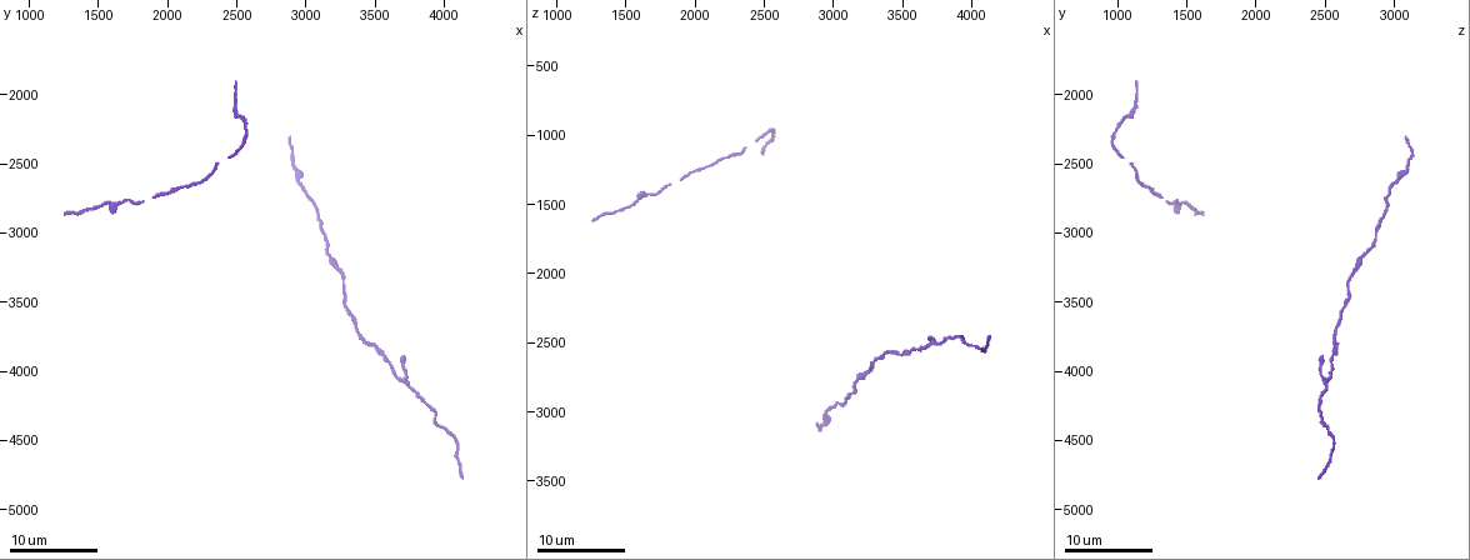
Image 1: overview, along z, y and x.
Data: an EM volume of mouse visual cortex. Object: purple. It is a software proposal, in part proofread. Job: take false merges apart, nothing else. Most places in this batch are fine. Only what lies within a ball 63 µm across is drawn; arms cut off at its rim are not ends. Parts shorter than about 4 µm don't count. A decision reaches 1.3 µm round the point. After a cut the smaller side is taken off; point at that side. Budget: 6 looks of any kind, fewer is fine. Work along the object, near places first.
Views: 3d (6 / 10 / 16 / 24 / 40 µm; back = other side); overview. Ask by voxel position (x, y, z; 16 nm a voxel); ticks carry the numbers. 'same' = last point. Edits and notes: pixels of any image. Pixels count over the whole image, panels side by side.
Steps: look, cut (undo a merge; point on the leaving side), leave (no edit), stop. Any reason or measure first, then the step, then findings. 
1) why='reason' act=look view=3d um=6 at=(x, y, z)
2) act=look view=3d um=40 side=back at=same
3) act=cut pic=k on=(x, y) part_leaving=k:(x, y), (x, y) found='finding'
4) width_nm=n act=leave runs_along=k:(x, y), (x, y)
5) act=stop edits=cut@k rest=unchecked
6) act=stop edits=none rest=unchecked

why='sudden change in width' act=look view=3d um=10 at=(3460, 3800, 2580)

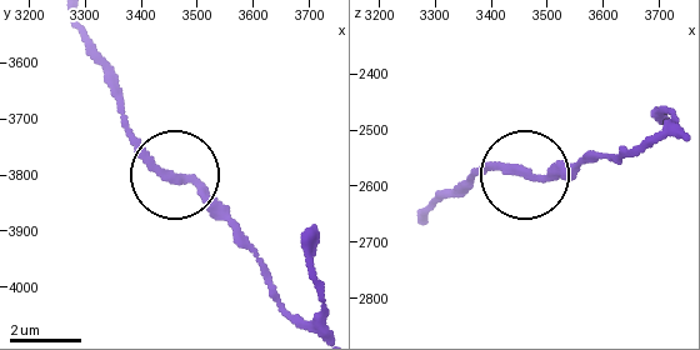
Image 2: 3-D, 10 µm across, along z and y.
why='from behind' act=look view=3d um=10 side=back at=(3450, 3800, 2570)

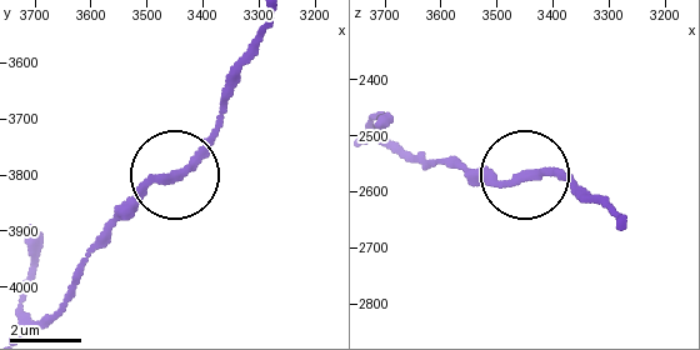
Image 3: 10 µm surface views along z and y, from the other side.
width_nm=220 act=leave runs_along=3:(270, 24), (210, 141), (106, 236) found='all the same neuron'

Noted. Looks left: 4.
why='calibre changes' act=look view=3d um=6 at=(3640, 4020, 2540)

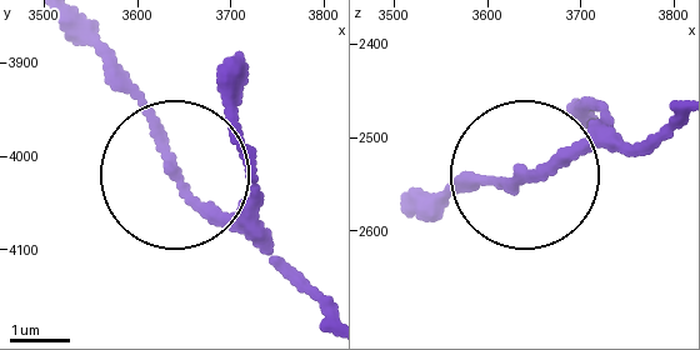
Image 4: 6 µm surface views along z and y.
why='from behind' act=look view=3d um=6 side=back at=(3650, 4030, 2540)

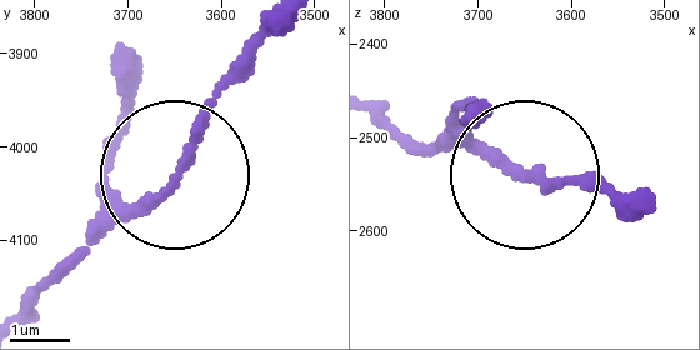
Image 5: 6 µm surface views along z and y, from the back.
act=leave runs_along=5:(286, 24), (226, 83), (196, 143), (68, 273) found='continuous, no second neuron'

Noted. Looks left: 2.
why='thick turns thin' act=look view=3d um=6 at=(3260, 3300, 2680)

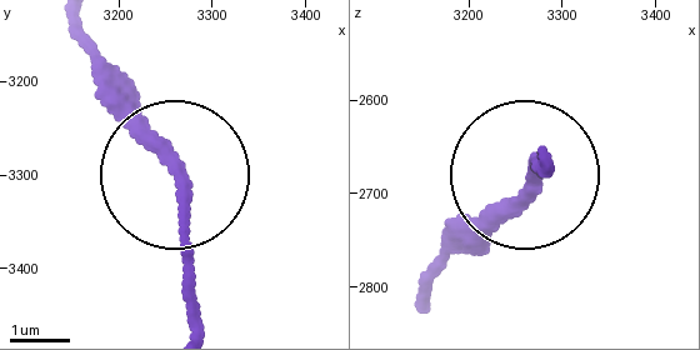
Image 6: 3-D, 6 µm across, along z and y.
act=look view=3d um=6 side=back at=(3260, 3285, 2710)

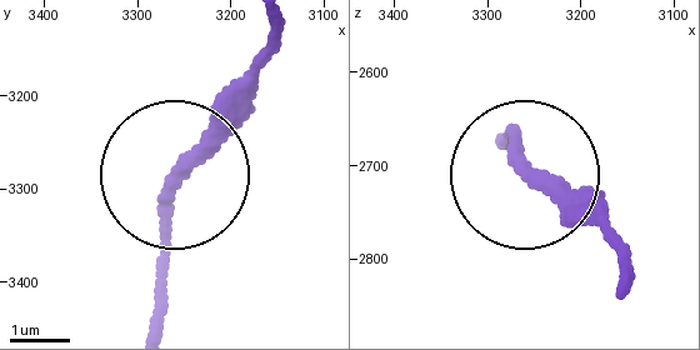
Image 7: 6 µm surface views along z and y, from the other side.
act=leave found='one neuron here'

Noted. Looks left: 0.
act=stop edits=none rest=unchecked

